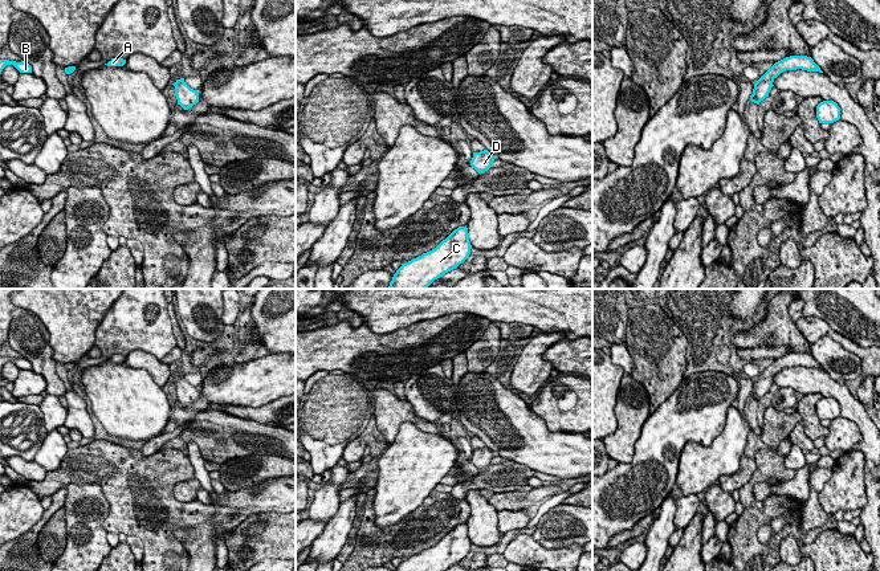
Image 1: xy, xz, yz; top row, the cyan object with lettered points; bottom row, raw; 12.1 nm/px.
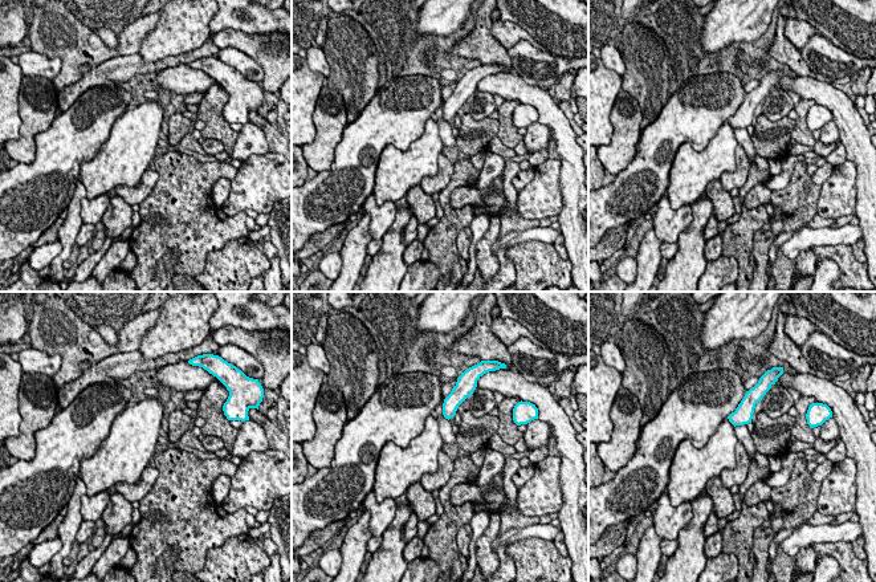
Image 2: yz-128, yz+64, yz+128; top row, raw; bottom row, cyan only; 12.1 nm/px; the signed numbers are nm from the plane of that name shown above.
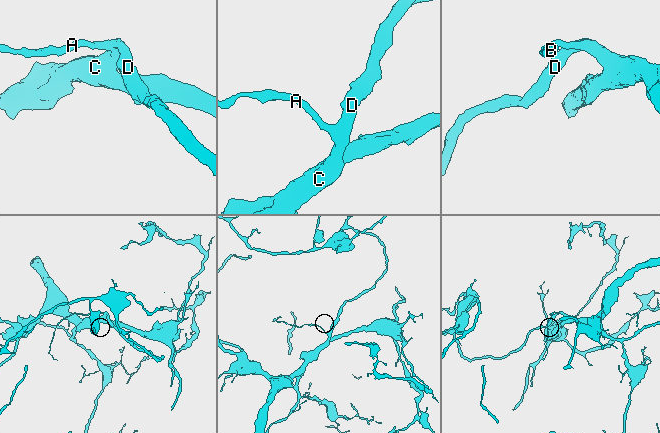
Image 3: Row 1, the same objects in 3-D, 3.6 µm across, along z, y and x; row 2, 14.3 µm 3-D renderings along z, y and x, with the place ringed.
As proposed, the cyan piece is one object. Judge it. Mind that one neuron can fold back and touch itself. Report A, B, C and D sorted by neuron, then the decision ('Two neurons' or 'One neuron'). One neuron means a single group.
Groups: A B C D. One neuron

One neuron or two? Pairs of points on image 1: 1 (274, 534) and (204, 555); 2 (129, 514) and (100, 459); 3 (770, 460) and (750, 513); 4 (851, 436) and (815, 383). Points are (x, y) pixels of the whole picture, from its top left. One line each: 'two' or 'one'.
1: two
2: one
3: one
4: two

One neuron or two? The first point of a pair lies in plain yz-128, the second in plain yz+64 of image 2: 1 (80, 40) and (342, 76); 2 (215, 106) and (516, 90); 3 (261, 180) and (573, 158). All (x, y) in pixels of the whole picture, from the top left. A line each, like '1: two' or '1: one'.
1: one
2: two
3: two

